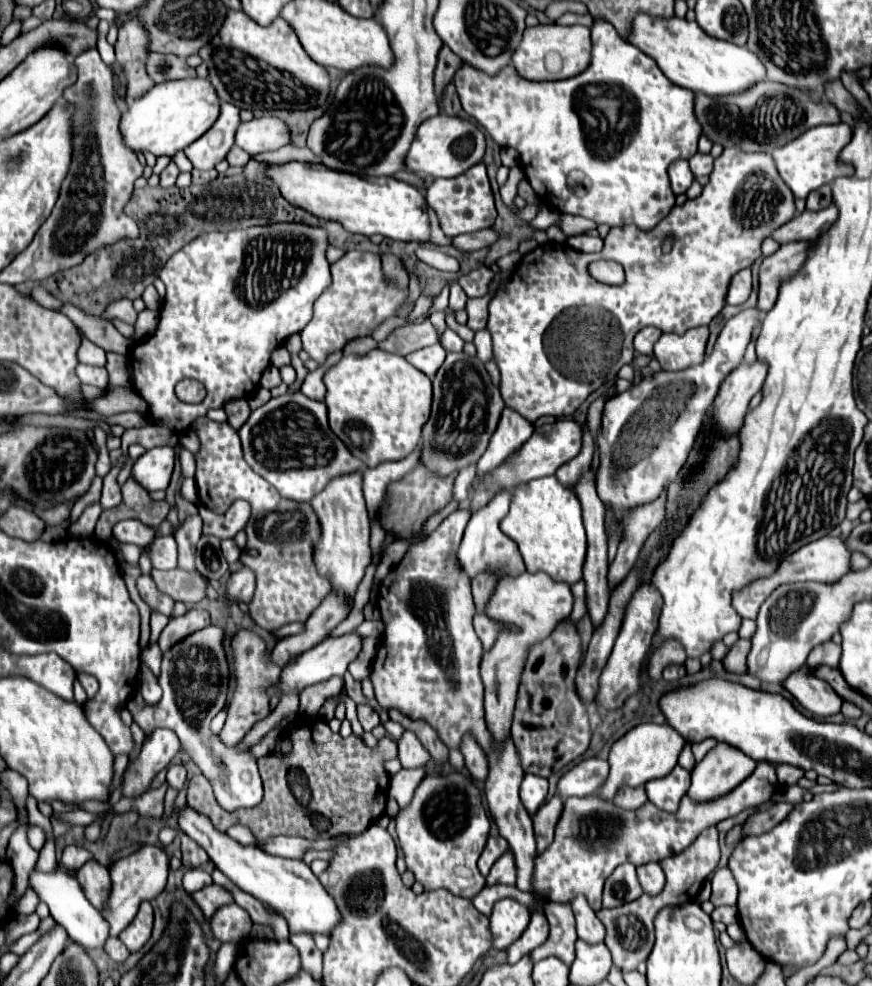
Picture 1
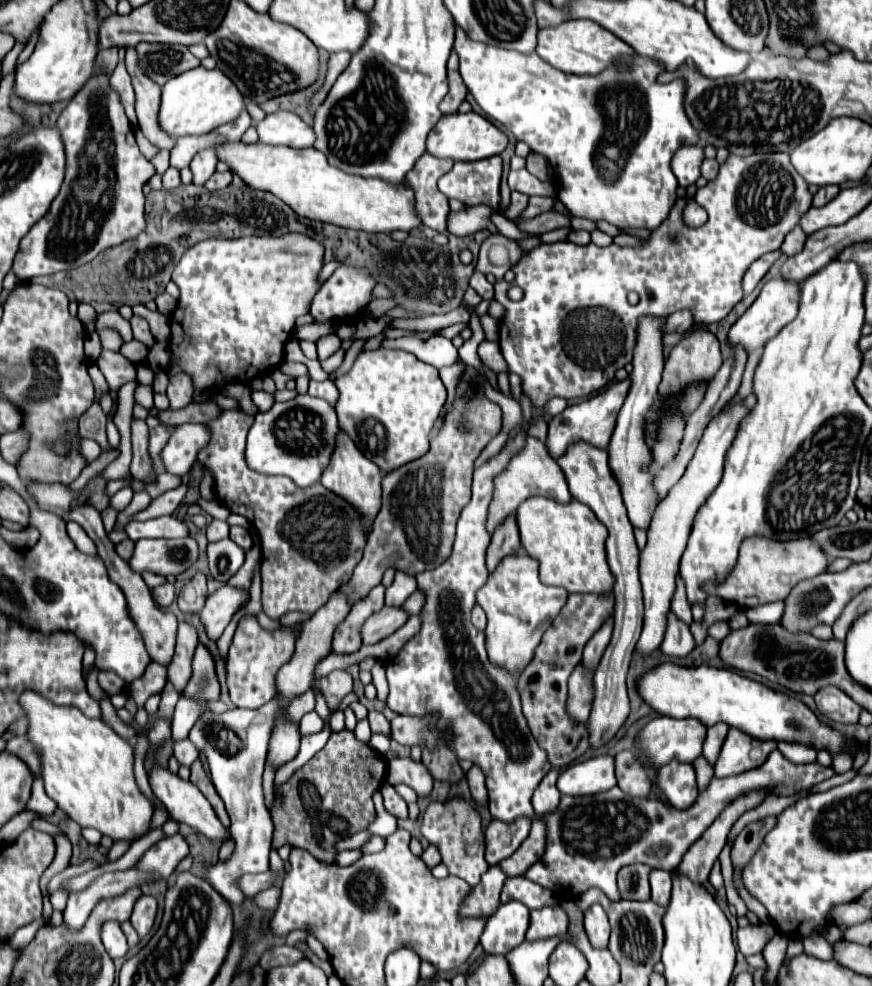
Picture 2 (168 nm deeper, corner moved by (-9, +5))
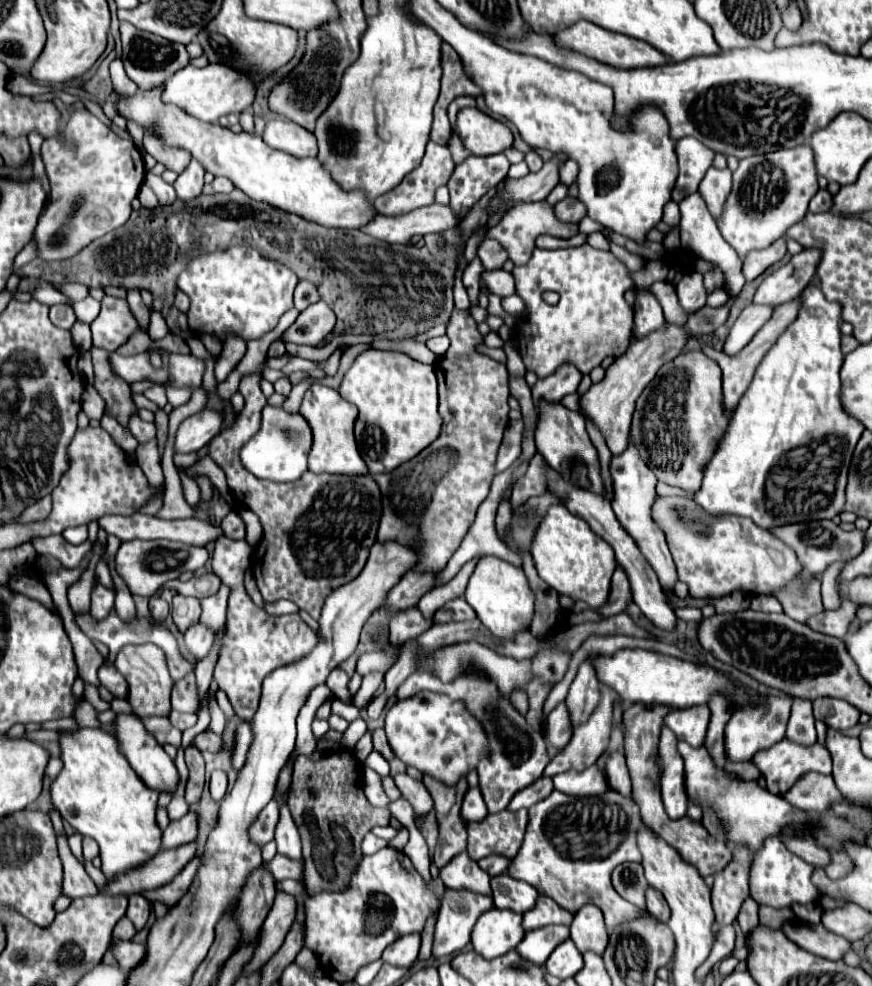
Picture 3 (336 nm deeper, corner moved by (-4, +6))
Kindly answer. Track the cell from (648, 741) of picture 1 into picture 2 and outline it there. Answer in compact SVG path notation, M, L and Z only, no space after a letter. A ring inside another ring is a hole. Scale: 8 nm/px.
M659 716L659 718L651 720L637 734L635 758L639 758L639 762L643 762L645 766L653 764L657 768L667 764L667 762L671 762L673 758L679 760L679 762L693 762L695 758L701 756L705 734L707 734L707 726L701 724L701 720L697 720L697 718L677 720L677 718L671 718L671 716Z

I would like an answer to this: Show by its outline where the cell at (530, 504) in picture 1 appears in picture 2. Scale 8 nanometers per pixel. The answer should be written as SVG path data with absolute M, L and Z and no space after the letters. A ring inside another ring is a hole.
M531 496L519 506L517 522L521 546L531 558L539 560L539 574L545 584L561 586L567 592L611 592L615 578L605 556L607 528L595 518L589 506L575 500L569 504L557 504L543 496Z

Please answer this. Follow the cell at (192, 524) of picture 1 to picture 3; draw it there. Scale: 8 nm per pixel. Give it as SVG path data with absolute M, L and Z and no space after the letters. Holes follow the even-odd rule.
M176 593L172 599L172 619L178 625L180 631L186 631L192 623L196 623L200 619L202 613L202 605L200 599L196 597L186 597Z

